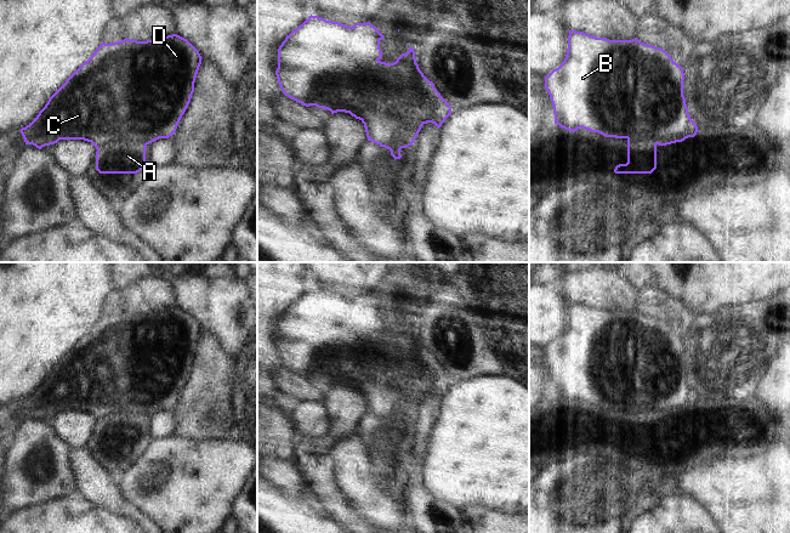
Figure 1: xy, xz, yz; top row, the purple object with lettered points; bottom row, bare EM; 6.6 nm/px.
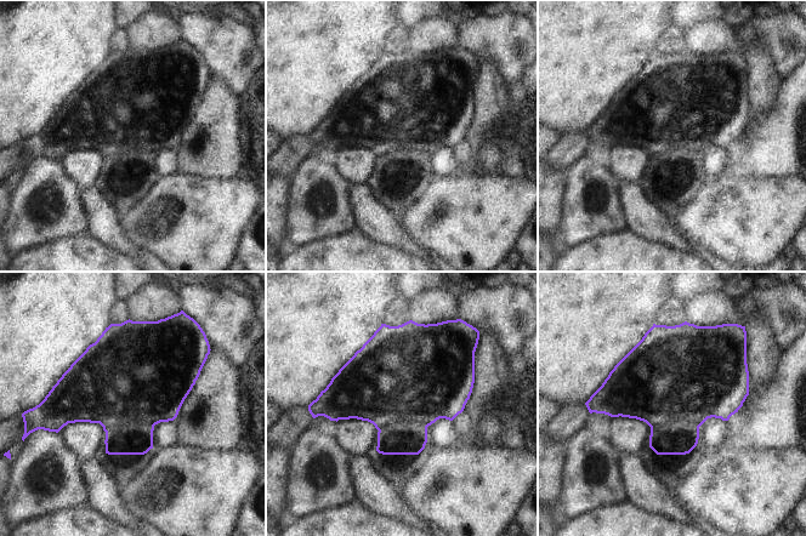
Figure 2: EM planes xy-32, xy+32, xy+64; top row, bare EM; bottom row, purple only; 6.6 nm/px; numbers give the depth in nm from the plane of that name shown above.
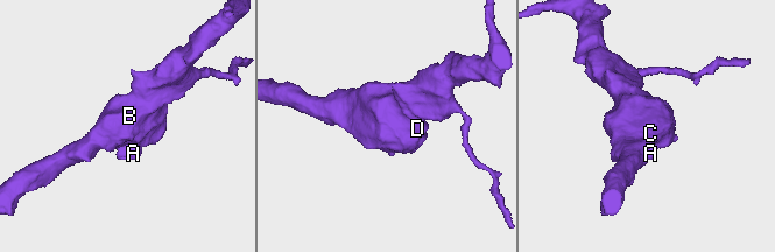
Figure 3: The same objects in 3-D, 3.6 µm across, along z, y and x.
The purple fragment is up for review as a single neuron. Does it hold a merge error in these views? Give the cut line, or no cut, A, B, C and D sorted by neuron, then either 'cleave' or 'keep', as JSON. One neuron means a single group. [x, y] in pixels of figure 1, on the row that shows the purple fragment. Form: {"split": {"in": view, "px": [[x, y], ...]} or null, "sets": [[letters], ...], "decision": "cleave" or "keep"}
{"split": null, "sets": [["A", "B", "C", "D"]], "decision": "keep"}

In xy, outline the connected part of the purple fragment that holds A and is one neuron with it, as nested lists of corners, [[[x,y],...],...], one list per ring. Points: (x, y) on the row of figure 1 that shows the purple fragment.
[[[177,34],[147,41],[125,38],[118,42],[102,42],[49,98],[34,120],[21,129],[21,134],[25,144],[33,144],[39,149],[59,140],[91,142],[97,149],[96,170],[100,174],[137,174],[146,166],[147,146],[175,134],[194,92],[200,64],[199,51]]]

